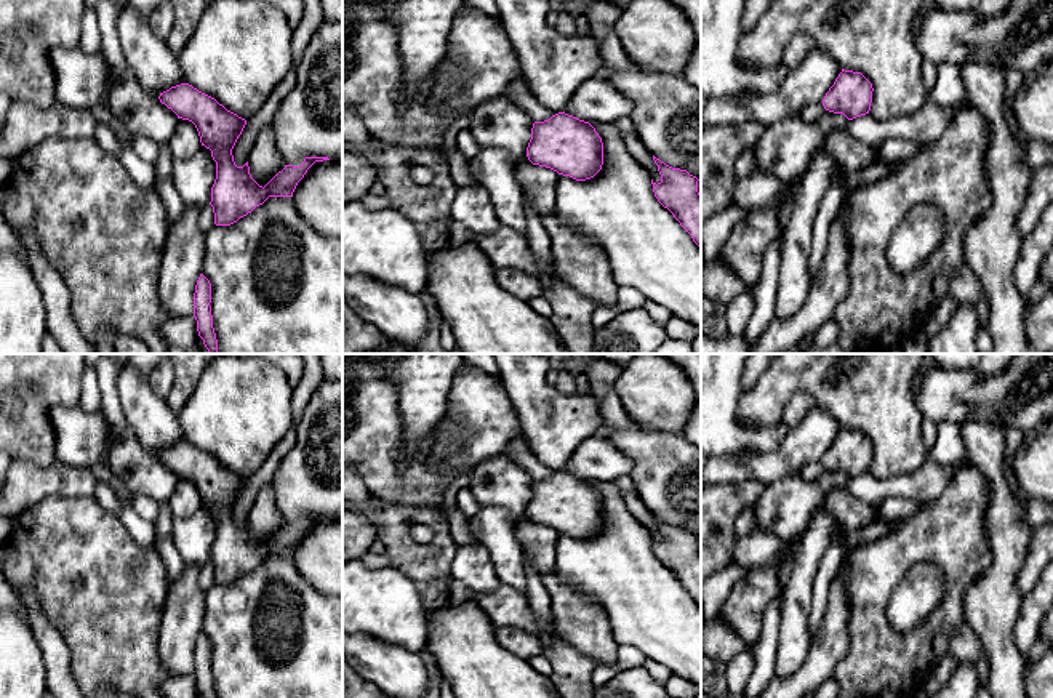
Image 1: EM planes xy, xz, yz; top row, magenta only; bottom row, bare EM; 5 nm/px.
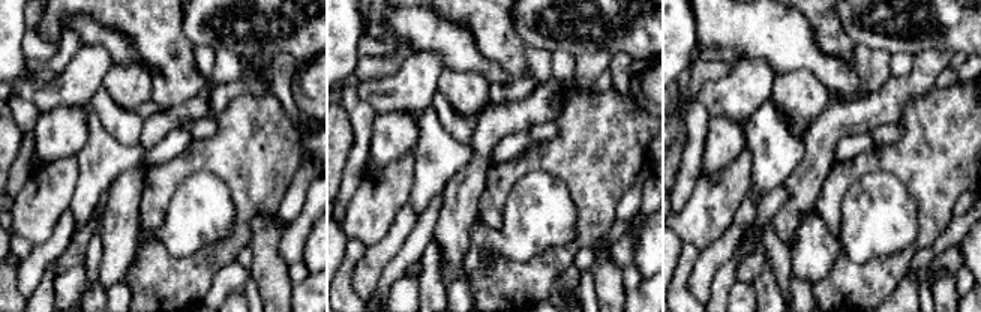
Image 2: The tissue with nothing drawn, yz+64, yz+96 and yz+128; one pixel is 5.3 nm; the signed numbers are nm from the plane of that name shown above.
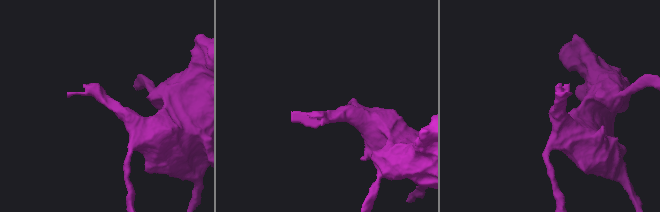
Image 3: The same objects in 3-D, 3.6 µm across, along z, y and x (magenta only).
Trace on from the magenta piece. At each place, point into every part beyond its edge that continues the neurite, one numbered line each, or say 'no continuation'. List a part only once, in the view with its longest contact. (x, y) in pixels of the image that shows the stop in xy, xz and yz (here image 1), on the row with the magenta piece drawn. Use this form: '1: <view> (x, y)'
no continuation

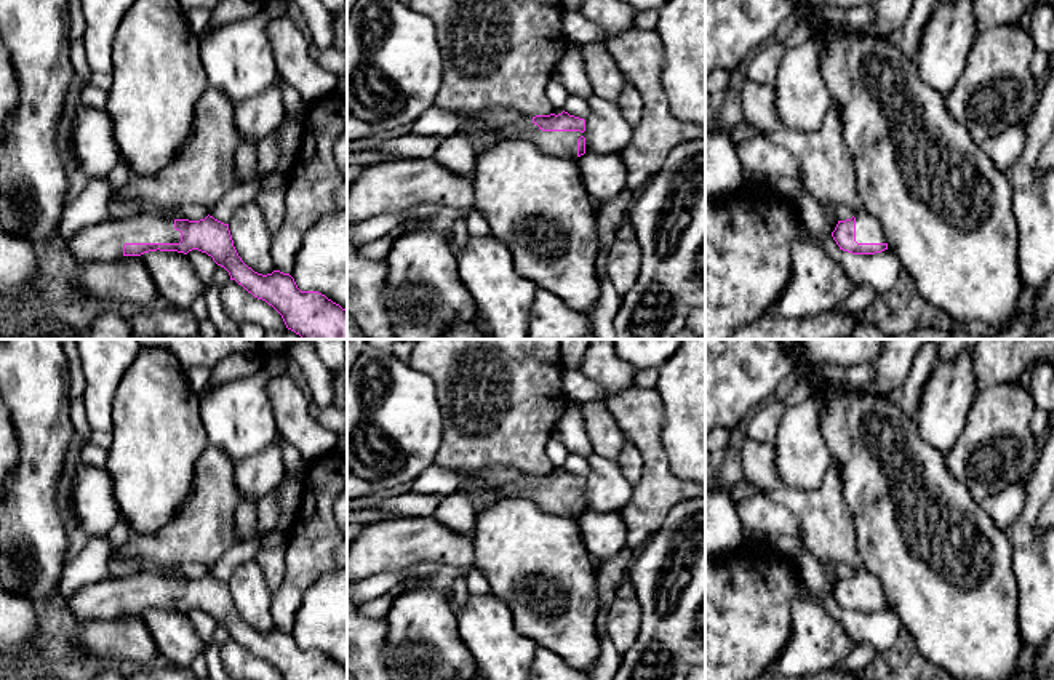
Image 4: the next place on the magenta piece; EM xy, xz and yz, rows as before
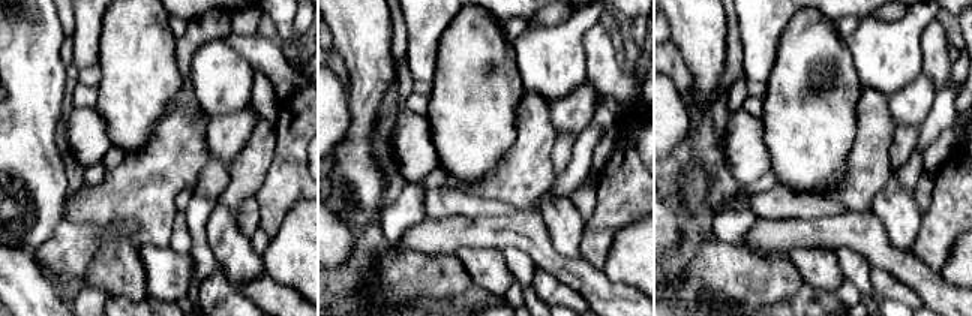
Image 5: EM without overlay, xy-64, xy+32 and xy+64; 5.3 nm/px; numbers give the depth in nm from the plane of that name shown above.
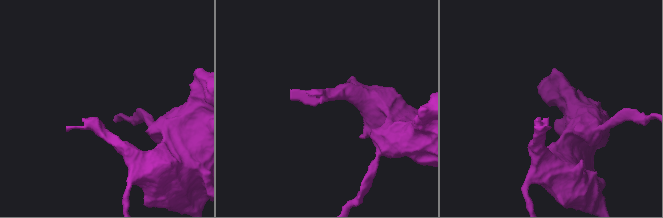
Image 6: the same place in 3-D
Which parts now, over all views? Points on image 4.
1: xy (103, 242)

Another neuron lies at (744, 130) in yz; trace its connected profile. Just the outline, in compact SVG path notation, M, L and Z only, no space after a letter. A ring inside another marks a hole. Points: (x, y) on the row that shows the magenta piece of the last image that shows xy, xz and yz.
M747 120L741 122L737 126L728 131L728 136L736 149L742 141L755 134L760 134L760 133Z

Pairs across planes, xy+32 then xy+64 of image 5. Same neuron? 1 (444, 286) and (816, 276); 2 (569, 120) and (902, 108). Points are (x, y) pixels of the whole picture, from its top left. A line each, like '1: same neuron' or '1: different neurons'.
1: different neurons
2: same neuron

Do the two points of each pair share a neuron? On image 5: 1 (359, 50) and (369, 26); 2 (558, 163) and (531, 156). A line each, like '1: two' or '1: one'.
1: one
2: two

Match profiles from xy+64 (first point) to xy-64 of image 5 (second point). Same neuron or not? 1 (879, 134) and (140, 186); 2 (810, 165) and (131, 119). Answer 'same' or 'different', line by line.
1: same
2: same

